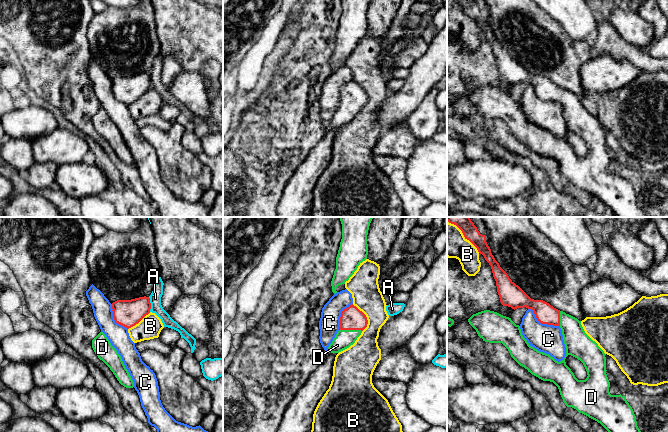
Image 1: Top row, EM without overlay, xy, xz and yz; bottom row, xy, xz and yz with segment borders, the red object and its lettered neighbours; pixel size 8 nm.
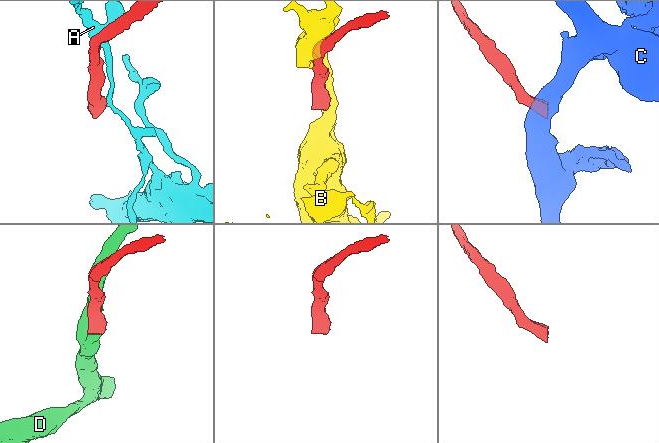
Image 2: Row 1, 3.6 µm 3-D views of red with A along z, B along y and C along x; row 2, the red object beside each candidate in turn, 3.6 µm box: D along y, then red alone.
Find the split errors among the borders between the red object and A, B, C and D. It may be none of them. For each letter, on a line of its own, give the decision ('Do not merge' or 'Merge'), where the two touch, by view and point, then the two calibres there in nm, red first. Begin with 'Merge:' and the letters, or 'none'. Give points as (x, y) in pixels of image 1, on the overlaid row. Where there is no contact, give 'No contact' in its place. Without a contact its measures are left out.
Merge: D
A: Do not merge. Touches red at xy (150, 304). Thickness 220 nm (red) against 100 nm
B: Do not merge. Touches red at yz (463, 234). Thickness 150 nm (red) against 280 nm
C: Do not merge. Touches red at yz (542, 323). Thickness 160 nm (red) against 220 nm
D: Merge. Touches red at xz (350, 329). Thickness 180 nm (red) against 150 nm

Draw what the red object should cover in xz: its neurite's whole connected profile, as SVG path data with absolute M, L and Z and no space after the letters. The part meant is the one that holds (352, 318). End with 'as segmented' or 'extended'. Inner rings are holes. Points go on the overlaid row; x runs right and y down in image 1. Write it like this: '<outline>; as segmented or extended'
M353 304L341 312L340 327L332 343L328 347L331 353L339 353L355 343L362 331L367 327L366 315Z; extended

